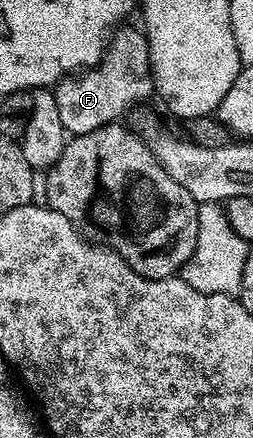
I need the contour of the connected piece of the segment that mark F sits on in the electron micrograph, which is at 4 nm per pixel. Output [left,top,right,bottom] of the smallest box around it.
[55,27,153,136]

